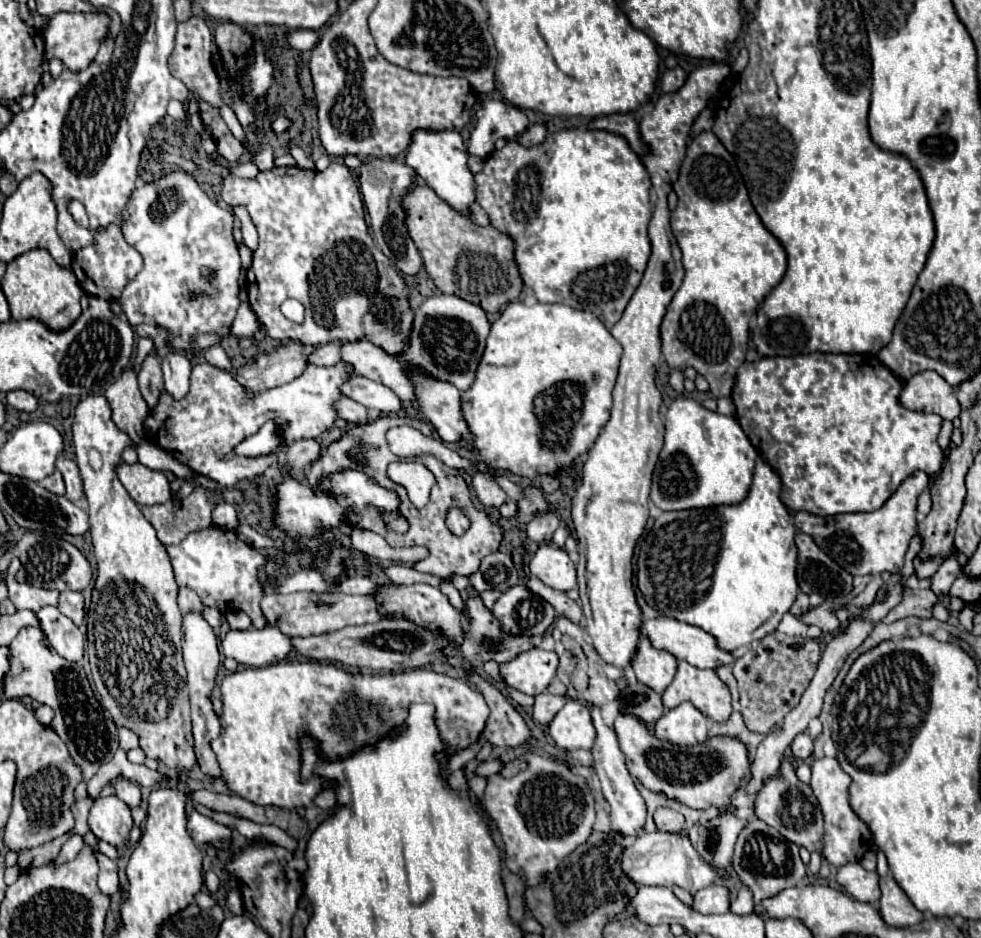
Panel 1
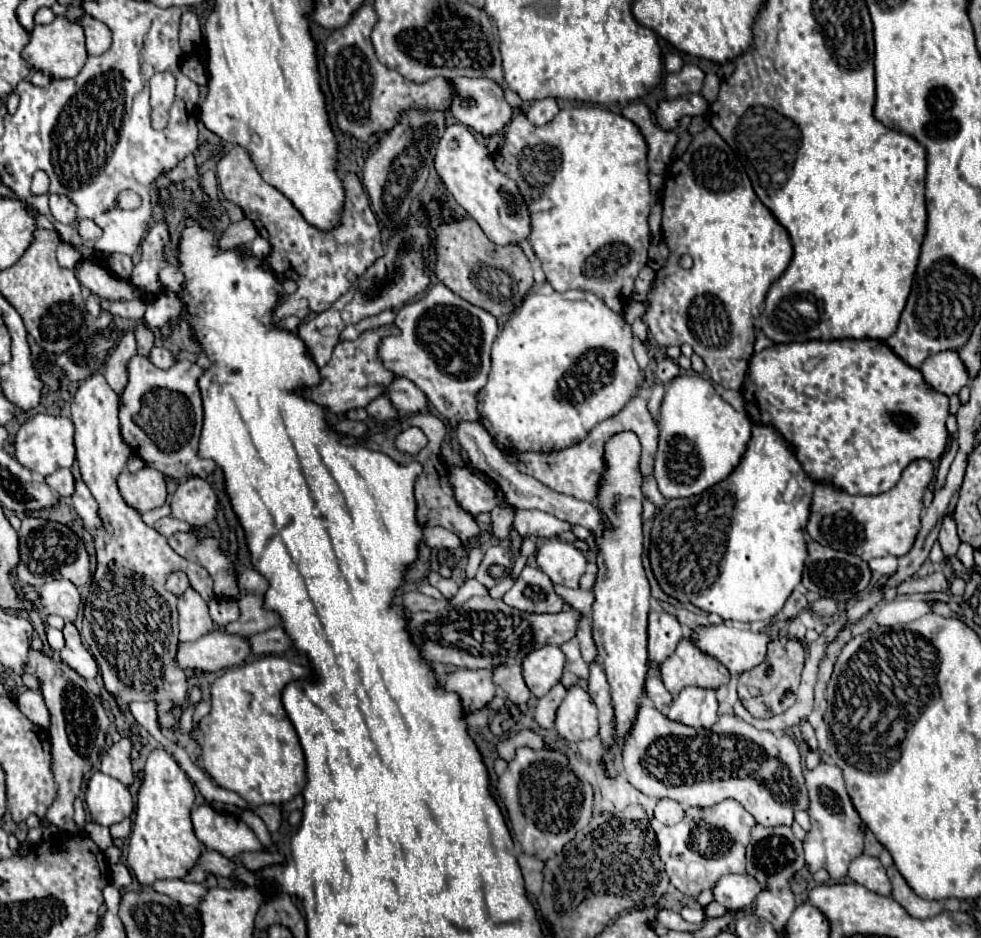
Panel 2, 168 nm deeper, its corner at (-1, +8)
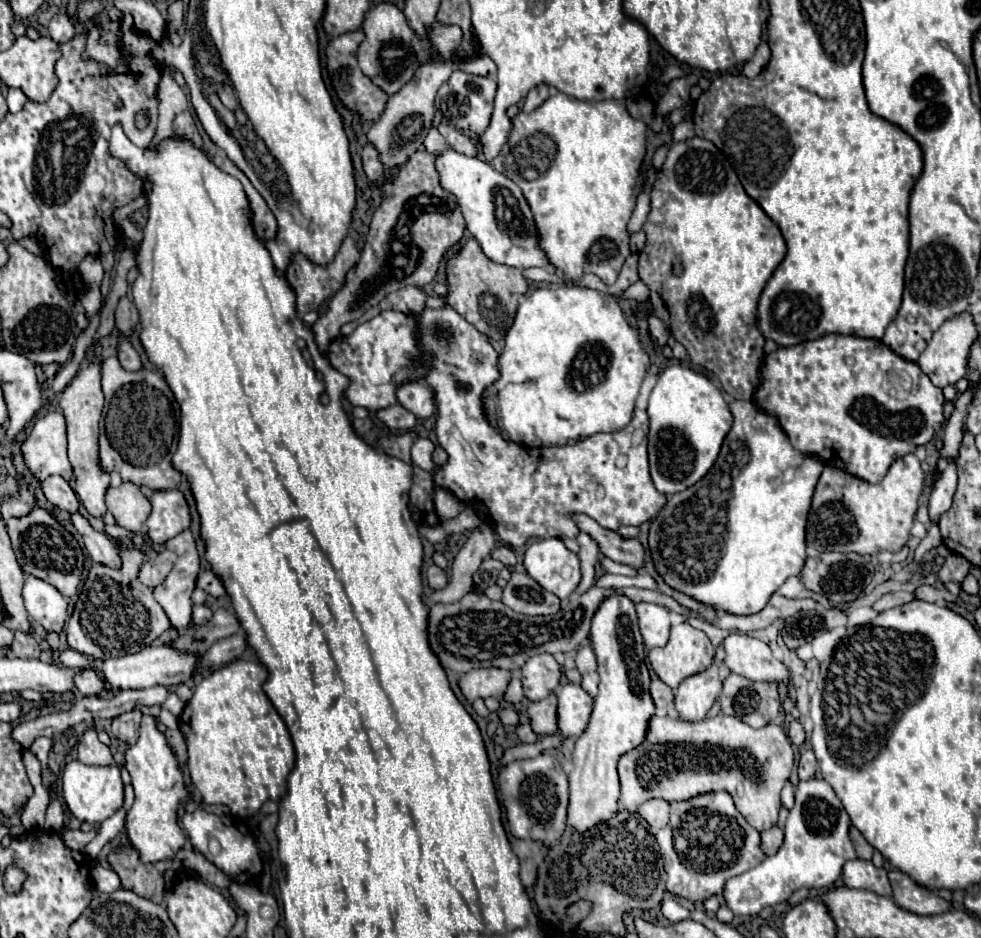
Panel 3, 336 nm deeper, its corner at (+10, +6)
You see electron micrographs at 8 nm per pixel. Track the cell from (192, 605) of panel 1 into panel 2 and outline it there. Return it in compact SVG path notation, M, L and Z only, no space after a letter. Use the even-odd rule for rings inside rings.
M171 572L169 576L167 576L167 582L165 582L165 588L171 592L171 594L175 594L175 596L179 596L179 594L183 594L183 590L189 586L189 578L187 578L187 574L185 572Z

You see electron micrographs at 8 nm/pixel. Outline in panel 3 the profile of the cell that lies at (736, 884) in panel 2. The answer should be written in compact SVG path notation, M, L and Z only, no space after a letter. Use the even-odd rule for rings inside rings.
M822 778L800 780L796 786L796 804L786 820L784 844L774 856L768 856L756 868L726 880L722 890L726 906L736 916L754 916L766 906L788 900L790 894L802 886L830 888L840 878L844 862L856 856L848 828L850 818L832 786Z

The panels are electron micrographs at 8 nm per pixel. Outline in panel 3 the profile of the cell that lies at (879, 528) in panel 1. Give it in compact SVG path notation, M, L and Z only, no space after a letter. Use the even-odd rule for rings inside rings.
M914 454L898 458L882 482L868 484L838 468L826 466L814 496L806 524L806 544L818 552L856 552L876 554L882 550L898 552L910 538L910 528L924 488L924 470Z

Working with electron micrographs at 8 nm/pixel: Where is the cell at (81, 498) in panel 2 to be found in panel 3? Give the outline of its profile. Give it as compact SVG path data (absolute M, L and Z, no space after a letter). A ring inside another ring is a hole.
M72 512L72 524L74 528L80 532L82 540L84 540L84 546L90 554L90 558L94 562L100 562L100 564L106 564L106 566L112 566L112 568L118 568L120 566L120 556L118 556L118 550L112 546L112 542L108 540L106 534L94 530L88 522L86 516L82 516L80 512Z

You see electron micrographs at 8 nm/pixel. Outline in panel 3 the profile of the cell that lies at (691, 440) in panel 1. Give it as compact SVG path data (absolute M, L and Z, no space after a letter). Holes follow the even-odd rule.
M672 364L660 372L648 400L648 418L650 476L656 490L664 496L696 484L716 462L724 436L732 428L732 414L720 390L704 374L682 364Z

